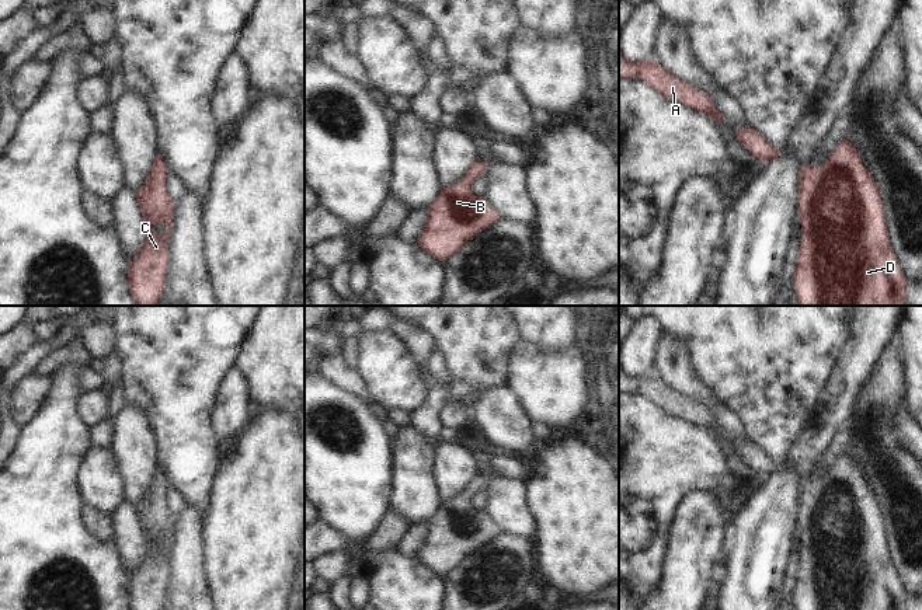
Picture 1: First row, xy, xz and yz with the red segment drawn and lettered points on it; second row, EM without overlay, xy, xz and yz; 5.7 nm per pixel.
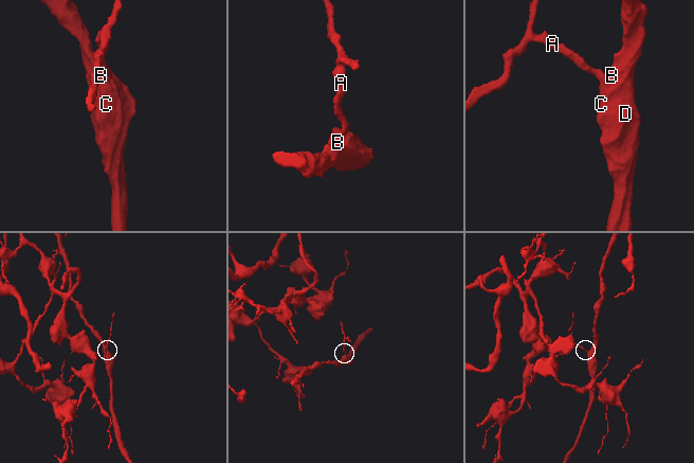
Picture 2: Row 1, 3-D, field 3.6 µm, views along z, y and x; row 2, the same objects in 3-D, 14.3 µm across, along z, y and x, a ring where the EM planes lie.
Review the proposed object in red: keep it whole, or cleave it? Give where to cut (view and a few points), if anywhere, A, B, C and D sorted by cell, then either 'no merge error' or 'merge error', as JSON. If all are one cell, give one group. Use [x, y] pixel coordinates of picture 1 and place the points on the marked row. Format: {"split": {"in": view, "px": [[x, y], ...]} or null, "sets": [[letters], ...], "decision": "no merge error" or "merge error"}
{"split": null, "sets": [["A", "B", "C", "D"]], "decision": "no merge error"}

